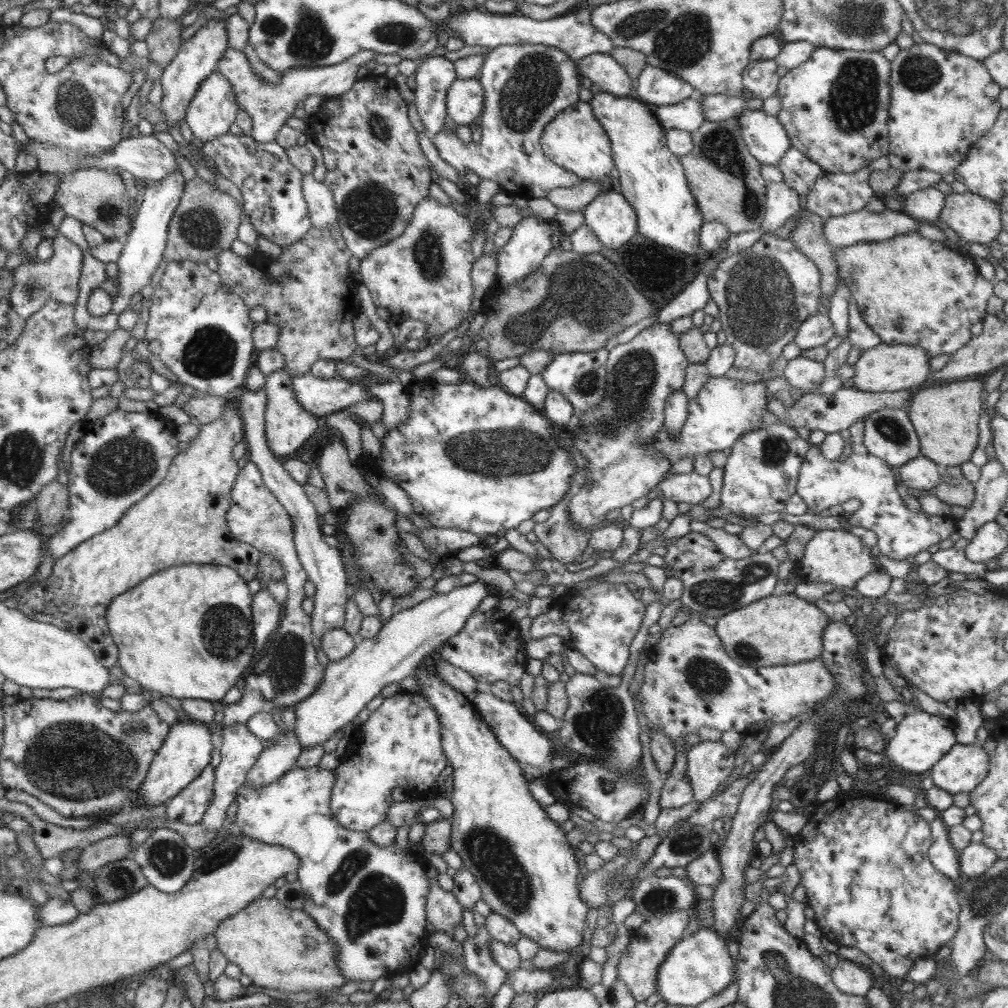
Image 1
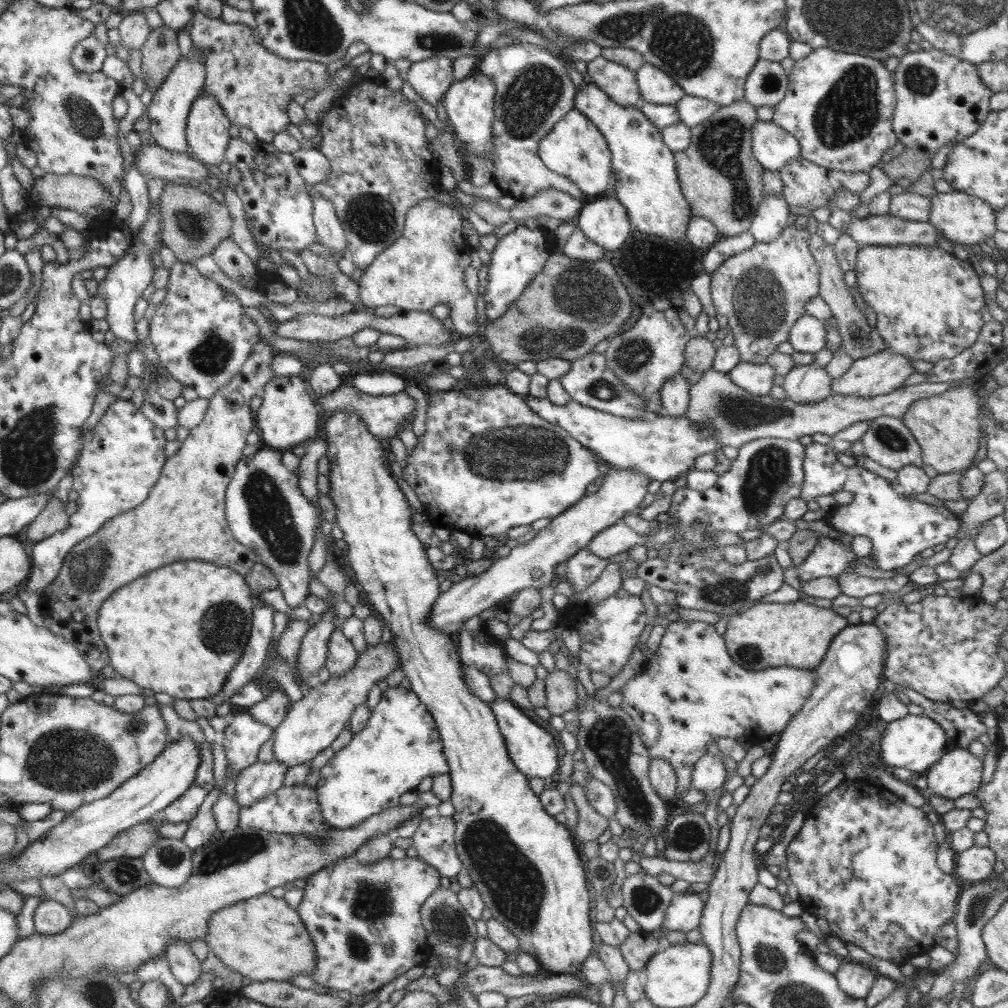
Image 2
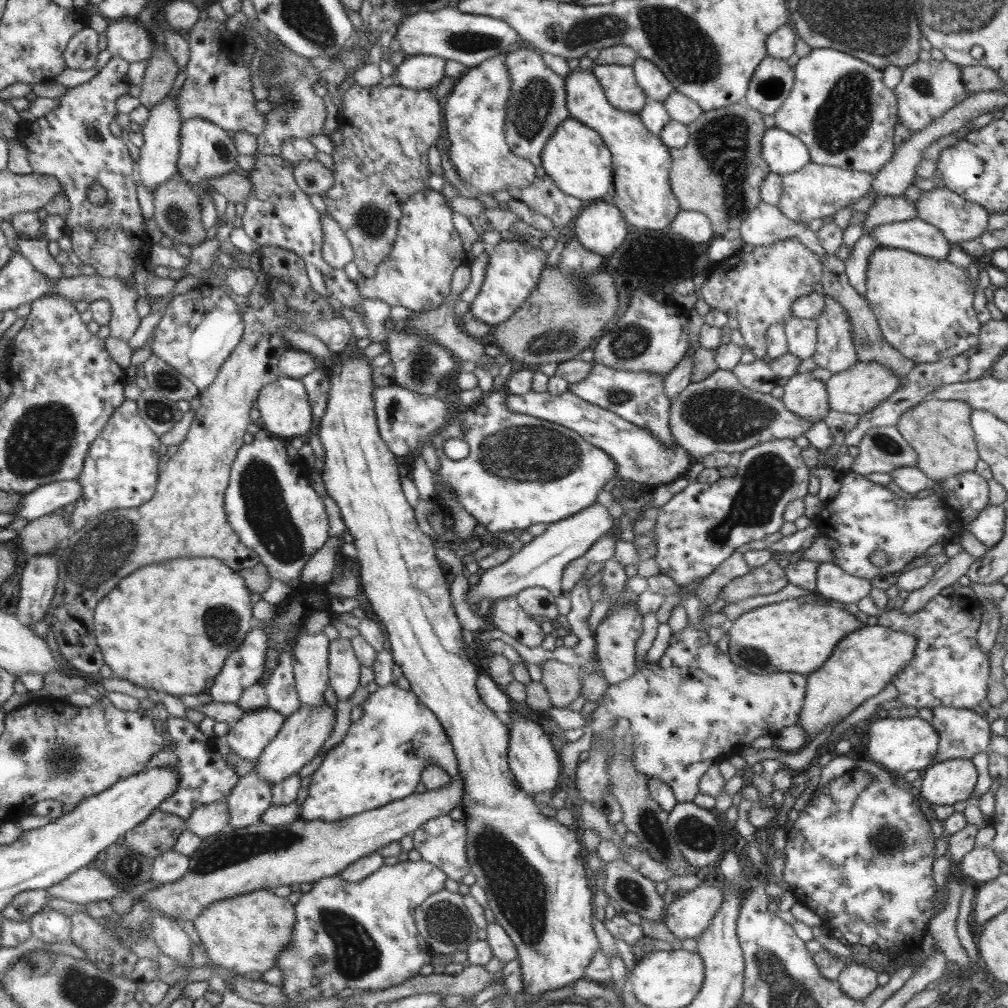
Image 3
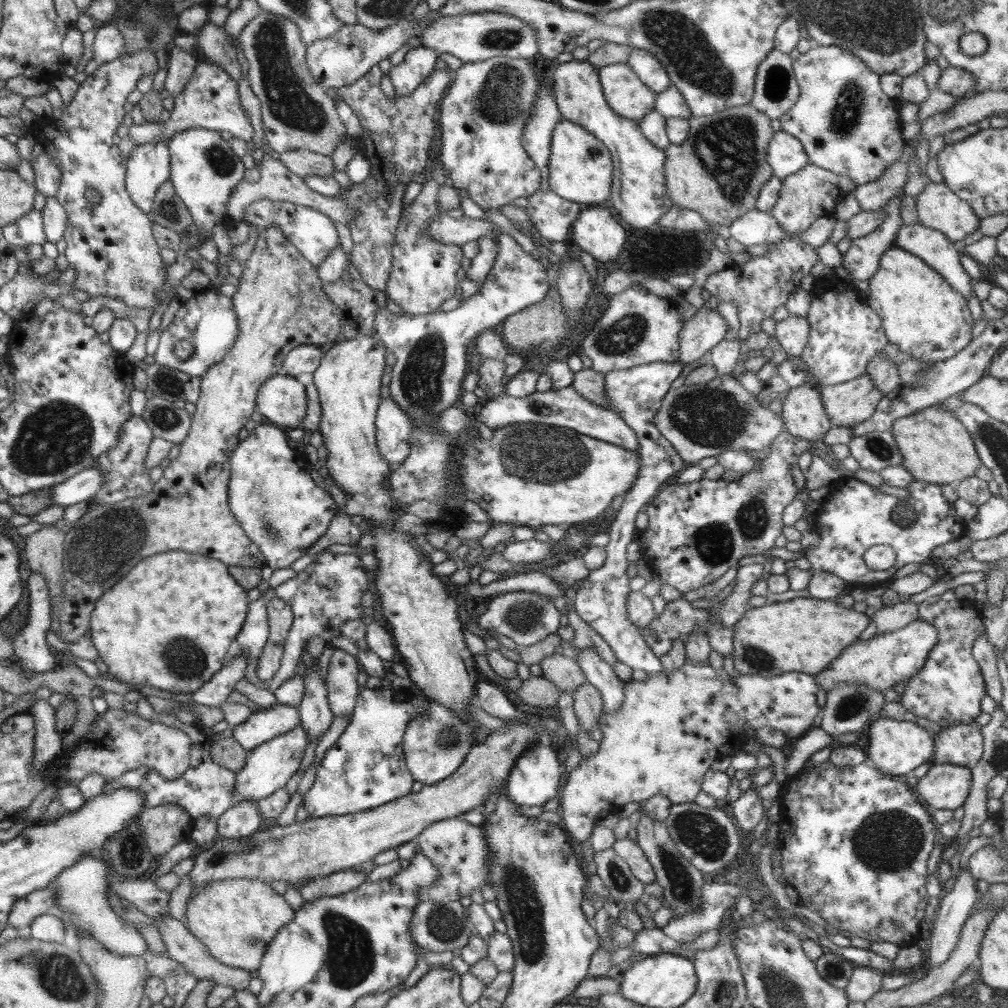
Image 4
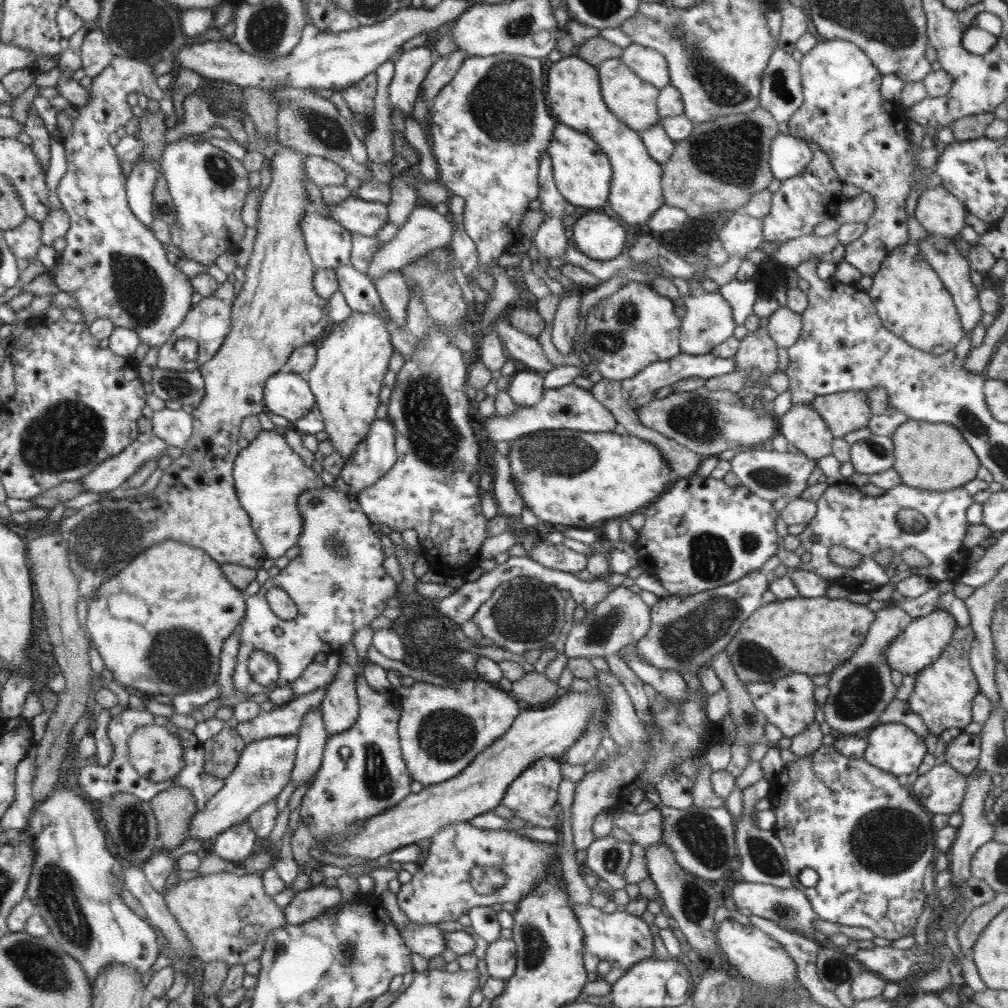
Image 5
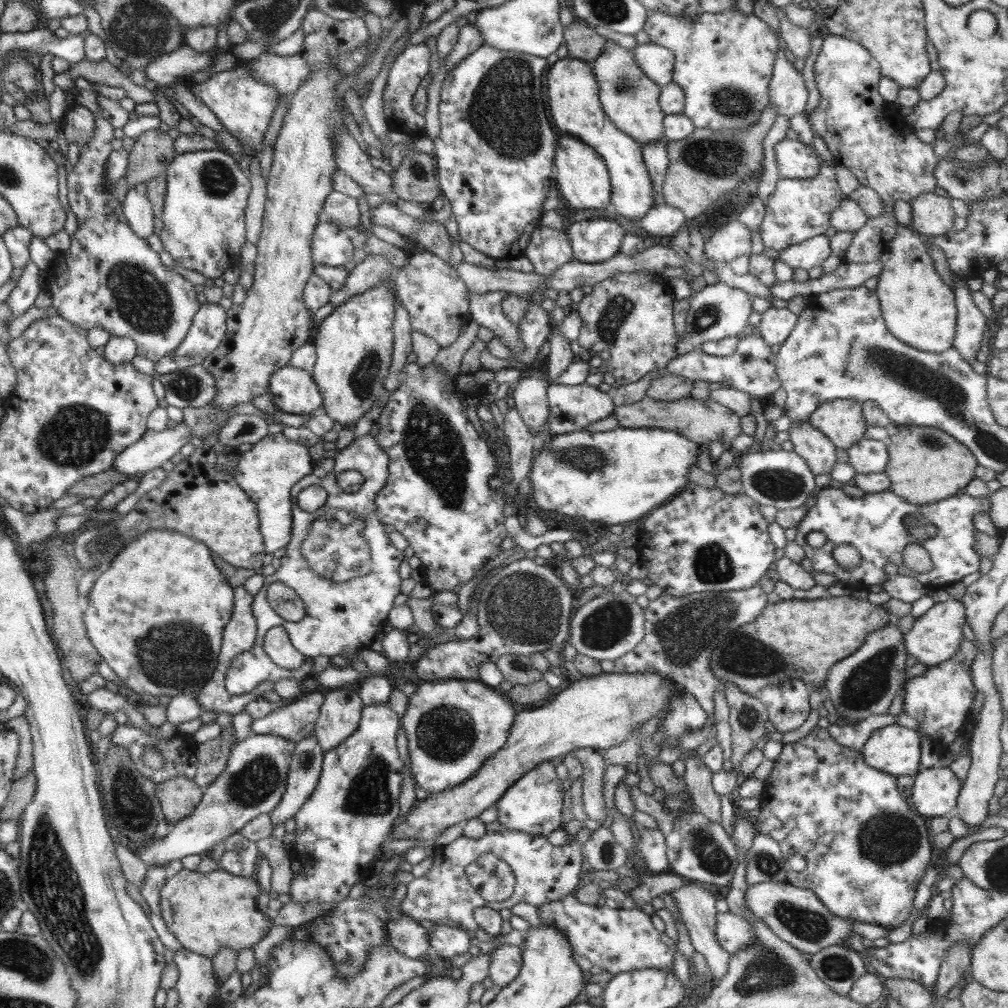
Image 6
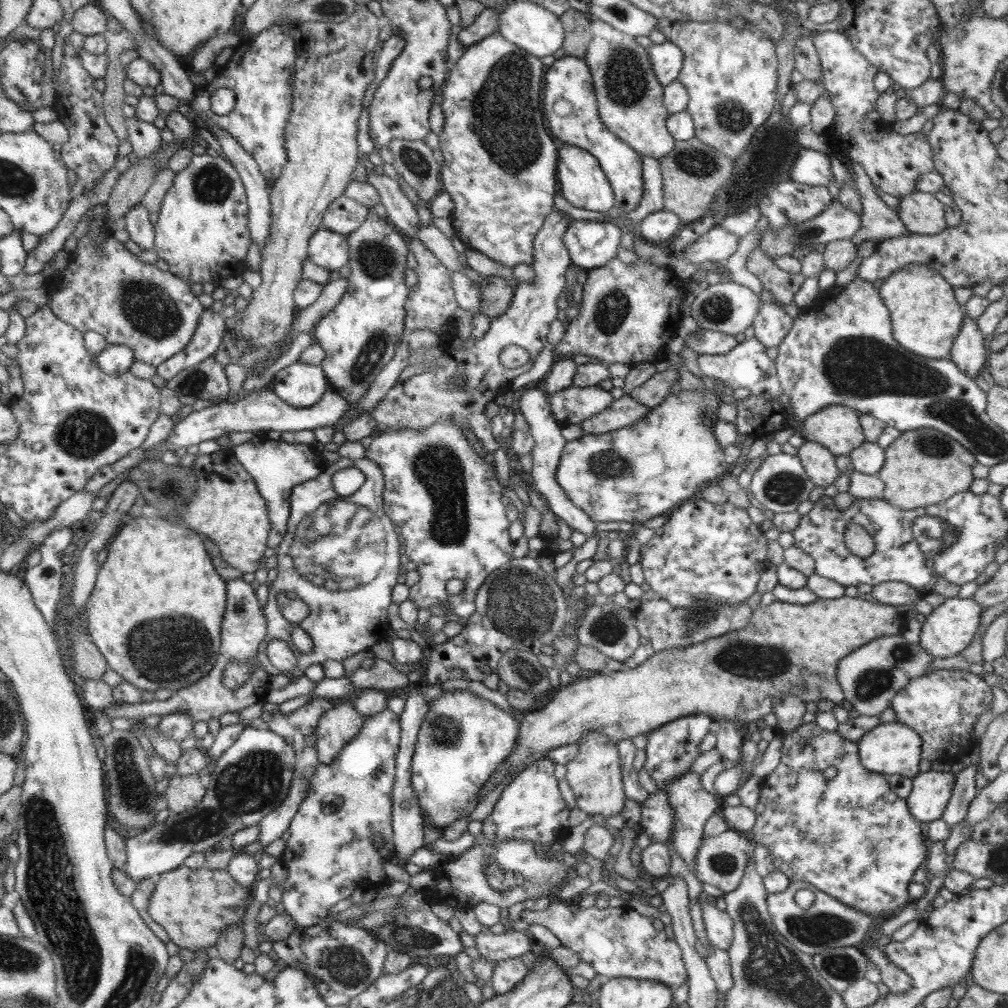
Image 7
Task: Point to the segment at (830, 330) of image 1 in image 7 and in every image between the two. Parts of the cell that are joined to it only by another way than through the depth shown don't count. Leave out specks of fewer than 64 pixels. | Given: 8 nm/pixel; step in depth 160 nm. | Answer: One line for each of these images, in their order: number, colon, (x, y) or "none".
2: (808, 334)
3: (801, 333)
4: (792, 333)
5: (784, 326)
6: (776, 324)
7: (771, 324)

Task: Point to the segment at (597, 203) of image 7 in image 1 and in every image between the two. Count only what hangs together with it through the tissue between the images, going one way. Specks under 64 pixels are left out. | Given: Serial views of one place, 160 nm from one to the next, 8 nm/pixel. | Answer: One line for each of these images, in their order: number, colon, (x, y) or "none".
1: (574, 139)
2: (574, 148)
3: (576, 159)
4: (580, 168)
5: (582, 172)
6: (582, 178)

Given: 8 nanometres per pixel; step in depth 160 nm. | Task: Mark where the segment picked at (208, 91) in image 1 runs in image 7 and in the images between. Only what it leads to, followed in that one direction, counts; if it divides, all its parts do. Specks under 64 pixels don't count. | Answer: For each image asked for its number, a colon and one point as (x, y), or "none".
2: (207, 132)
3: (206, 151)
4: (204, 170)
5: (209, 187)
6: (204, 228)
7: (202, 232)

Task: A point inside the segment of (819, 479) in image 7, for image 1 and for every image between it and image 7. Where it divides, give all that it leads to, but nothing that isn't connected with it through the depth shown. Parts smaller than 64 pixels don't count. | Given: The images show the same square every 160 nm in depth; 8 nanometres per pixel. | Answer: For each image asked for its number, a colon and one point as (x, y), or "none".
1: (804, 374)
2: (804, 384)
3: (806, 396)
4: (804, 415)
5: (801, 425)
6: (815, 448)

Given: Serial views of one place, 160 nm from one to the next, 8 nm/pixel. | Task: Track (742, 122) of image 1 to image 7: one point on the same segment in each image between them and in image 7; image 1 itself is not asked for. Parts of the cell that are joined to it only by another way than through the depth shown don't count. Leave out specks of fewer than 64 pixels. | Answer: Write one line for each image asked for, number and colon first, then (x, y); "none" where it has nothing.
2: (773, 147)
3: (784, 154)
4: (785, 154)
5: (789, 156)
6: (794, 160)
7: (812, 167)

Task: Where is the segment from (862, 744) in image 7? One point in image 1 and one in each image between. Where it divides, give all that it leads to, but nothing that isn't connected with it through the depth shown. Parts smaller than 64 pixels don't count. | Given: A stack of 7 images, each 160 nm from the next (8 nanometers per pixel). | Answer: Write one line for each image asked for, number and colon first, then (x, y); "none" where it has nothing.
1: (920, 740)
2: (916, 742)
3: (897, 744)
4: (898, 747)
5: (892, 747)
6: (894, 749)

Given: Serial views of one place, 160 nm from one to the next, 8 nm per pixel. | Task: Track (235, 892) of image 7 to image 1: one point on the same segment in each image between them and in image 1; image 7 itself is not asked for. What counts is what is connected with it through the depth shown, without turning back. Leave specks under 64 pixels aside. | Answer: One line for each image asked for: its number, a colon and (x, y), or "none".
1: (280, 948)
2: (262, 938)
3: (246, 933)
4: (236, 918)
5: (227, 916)
6: (206, 912)

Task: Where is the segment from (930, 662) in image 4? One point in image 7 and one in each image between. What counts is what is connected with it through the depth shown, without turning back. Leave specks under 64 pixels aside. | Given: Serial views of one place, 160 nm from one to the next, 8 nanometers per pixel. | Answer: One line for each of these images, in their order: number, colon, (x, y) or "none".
5: (943, 692)
6: (940, 699)
7: (942, 706)

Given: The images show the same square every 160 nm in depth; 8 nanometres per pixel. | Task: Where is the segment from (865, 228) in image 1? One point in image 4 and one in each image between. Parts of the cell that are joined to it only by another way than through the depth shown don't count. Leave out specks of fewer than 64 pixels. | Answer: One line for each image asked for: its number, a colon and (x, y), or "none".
2: (887, 229)
3: (915, 235)
4: (934, 248)

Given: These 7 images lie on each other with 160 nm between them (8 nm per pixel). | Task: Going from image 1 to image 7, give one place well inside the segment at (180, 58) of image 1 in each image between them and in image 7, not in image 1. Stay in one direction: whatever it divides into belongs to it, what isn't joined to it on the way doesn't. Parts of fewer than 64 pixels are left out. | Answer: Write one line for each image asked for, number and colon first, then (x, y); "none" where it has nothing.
2: (169, 109)
3: (158, 159)
4: (148, 167)
5: (140, 183)
6: (136, 207)
7: (140, 229)

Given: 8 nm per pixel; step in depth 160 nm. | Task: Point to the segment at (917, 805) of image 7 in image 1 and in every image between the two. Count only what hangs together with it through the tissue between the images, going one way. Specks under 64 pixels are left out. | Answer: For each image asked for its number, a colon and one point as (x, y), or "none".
1: (963, 767)
2: (959, 772)
3: (943, 783)
4: (944, 786)
5: (941, 790)
6: (935, 790)

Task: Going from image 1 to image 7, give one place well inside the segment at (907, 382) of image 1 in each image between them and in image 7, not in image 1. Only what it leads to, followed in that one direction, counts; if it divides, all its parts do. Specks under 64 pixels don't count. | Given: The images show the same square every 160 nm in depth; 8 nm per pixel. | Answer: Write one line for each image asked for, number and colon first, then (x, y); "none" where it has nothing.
2: (881, 373)
3: (859, 389)
4: (847, 403)
5: (844, 412)
6: (841, 420)
7: (837, 427)

